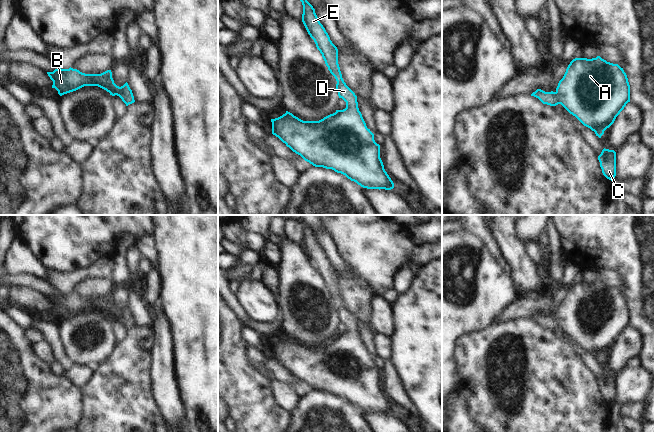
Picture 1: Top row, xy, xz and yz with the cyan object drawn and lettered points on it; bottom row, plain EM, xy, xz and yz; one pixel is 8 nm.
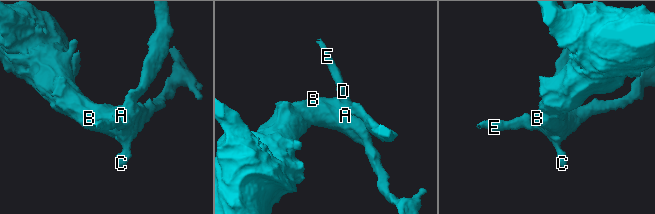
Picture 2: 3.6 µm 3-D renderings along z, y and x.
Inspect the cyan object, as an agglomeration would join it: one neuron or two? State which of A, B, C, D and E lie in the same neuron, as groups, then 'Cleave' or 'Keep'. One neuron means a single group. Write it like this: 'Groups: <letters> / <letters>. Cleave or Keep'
Groups: A B C D E. Keep

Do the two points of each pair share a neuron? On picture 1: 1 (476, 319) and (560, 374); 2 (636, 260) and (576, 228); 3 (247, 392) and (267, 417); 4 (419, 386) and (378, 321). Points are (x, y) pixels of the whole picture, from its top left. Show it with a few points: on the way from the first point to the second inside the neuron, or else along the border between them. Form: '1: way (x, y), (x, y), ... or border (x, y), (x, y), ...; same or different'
1: border (496, 322), (466, 334); different
2: way (621, 245), (604, 228), (591, 228); same
3: way (249, 398), (261, 411); same
4: border (392, 313), (393, 332), (389, 336); different

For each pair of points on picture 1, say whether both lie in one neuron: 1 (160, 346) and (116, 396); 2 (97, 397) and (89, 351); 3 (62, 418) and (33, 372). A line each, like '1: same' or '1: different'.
1: different
2: different
3: same

